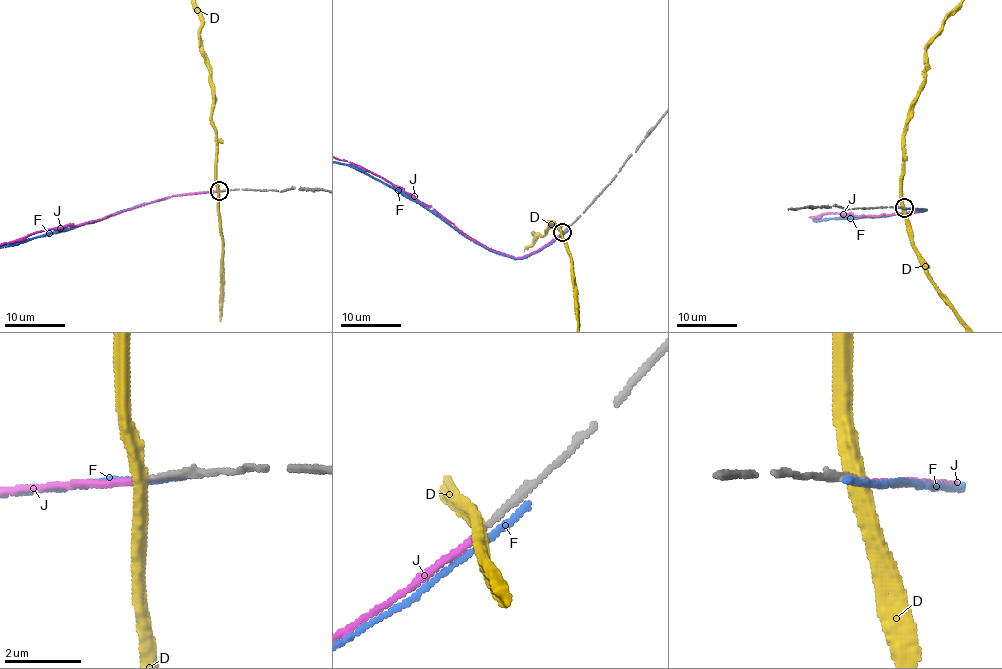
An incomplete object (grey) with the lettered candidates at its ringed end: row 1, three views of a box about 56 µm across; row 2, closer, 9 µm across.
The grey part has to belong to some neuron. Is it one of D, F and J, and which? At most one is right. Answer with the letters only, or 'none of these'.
J

